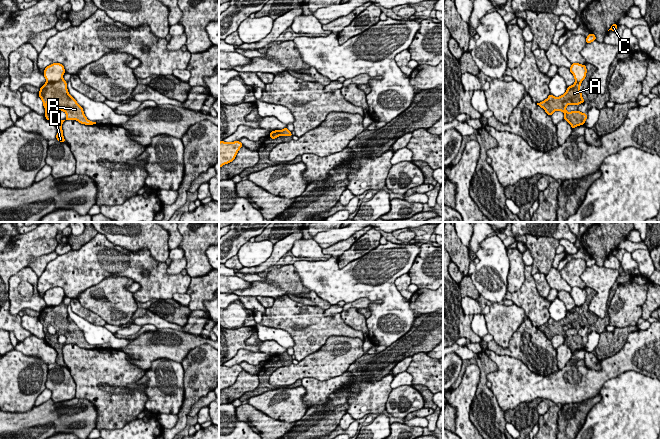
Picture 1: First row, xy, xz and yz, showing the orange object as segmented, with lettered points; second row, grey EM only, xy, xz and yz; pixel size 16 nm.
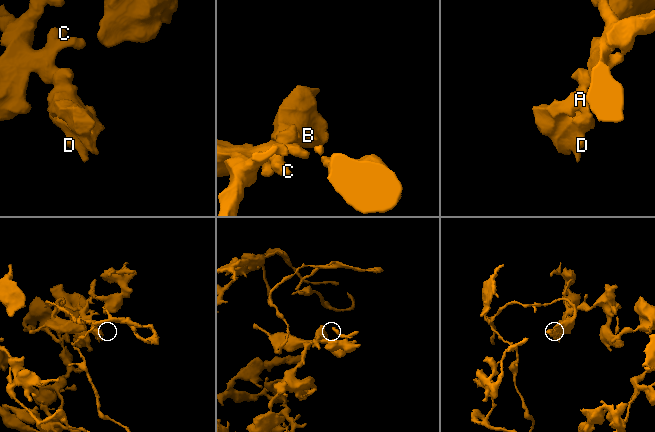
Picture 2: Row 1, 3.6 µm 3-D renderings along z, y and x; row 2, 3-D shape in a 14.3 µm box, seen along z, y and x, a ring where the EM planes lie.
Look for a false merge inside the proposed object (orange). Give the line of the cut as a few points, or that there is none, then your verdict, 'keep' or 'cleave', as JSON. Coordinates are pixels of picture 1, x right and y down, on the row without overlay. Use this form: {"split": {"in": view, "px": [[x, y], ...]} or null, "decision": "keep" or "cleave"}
{"split": {"in": "xy", "px": [[62, 301], [57, 305], [46, 306]]}, "decision": "cleave"}

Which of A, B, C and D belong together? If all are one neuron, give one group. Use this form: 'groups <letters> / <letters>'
groups A B D / C

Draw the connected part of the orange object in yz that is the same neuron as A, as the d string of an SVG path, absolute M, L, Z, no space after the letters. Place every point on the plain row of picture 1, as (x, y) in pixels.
M575 306L573 309L567 311L566 316L560 321L549 319L544 325L537 327L545 336L551 340L555 335L561 335L565 338L564 344L566 344L573 352L584 349L587 339L580 335L567 336L566 331L568 329L579 329L584 327L582 317L580 315L581 307Z

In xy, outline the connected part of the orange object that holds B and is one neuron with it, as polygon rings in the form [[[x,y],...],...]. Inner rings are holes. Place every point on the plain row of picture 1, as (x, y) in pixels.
[[[62,302],[58,306],[45,307],[38,317],[43,325],[45,332],[45,341],[57,352],[56,363],[59,366],[66,366],[63,360],[62,348],[65,344],[76,344],[81,348],[94,349],[87,343],[84,338],[83,332],[77,325],[69,318],[67,313],[67,306]],[[53,326],[57,333],[51,335],[47,332],[47,327]]]

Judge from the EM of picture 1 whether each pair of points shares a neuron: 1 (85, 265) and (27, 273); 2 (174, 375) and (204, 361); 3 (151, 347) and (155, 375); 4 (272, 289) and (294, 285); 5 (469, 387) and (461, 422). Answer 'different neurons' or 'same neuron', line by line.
1: different neurons
2: different neurons
3: different neurons
4: same neuron
5: same neuron

